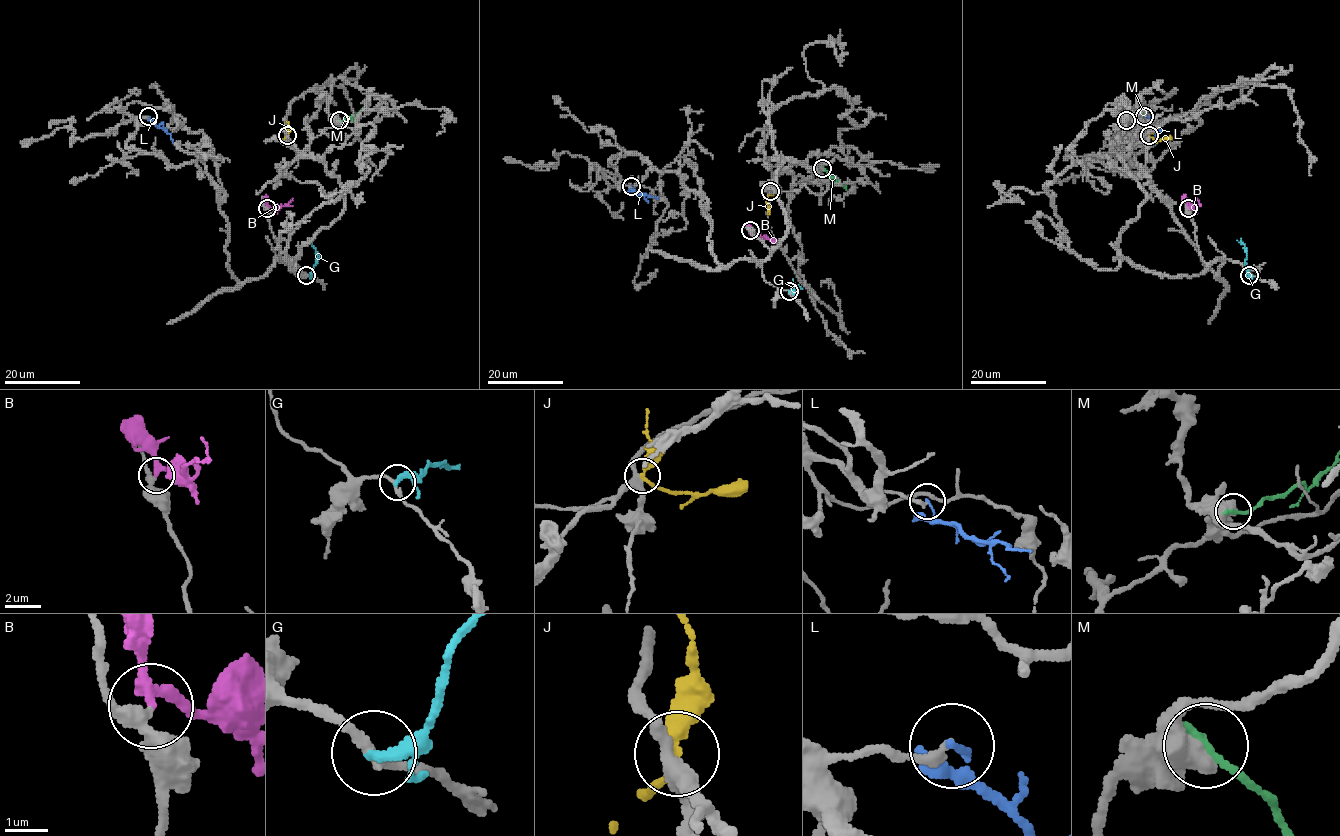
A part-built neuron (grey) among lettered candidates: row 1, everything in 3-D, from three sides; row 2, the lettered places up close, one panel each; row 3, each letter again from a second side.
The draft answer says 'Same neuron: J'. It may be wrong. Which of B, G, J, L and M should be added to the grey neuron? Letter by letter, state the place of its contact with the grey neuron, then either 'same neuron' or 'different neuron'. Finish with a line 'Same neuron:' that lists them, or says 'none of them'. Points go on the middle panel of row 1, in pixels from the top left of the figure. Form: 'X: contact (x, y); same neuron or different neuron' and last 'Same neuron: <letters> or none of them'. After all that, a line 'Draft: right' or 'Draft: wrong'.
B: contact (750, 230); same neuron
G: contact (789, 291); different neuron
J: contact (770, 191); different neuron
L: contact (631, 186); different neuron
M: contact (822, 168); different neuron
Same neuron: B
Draft: wrong

